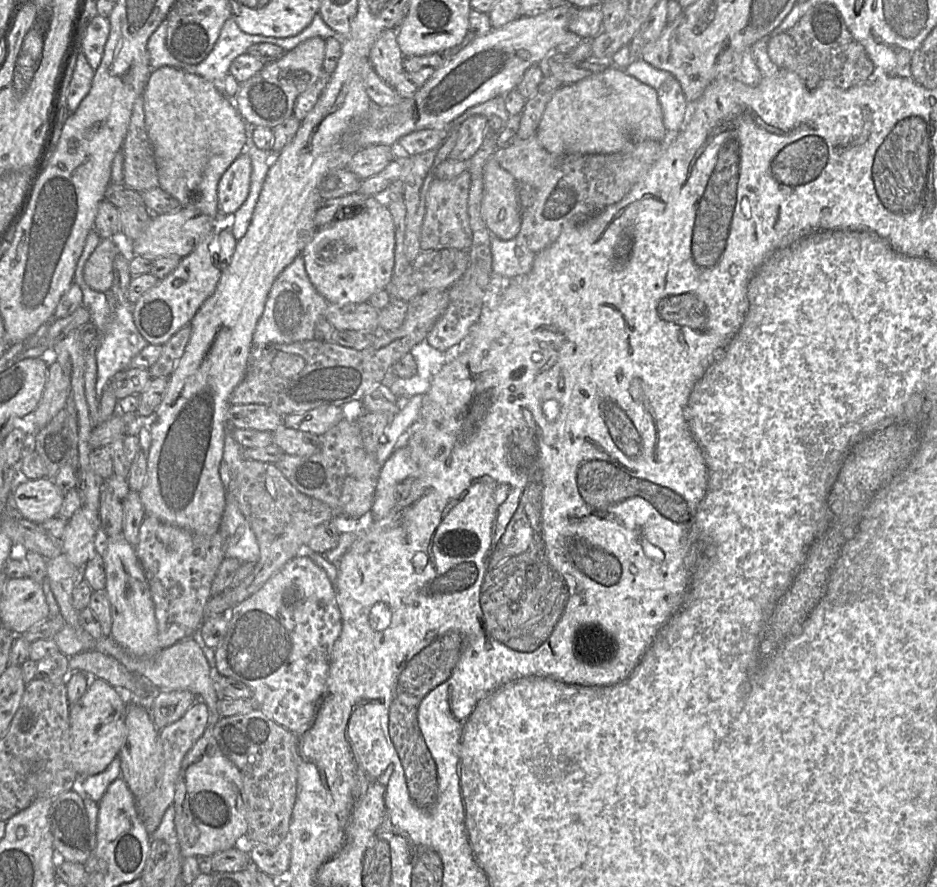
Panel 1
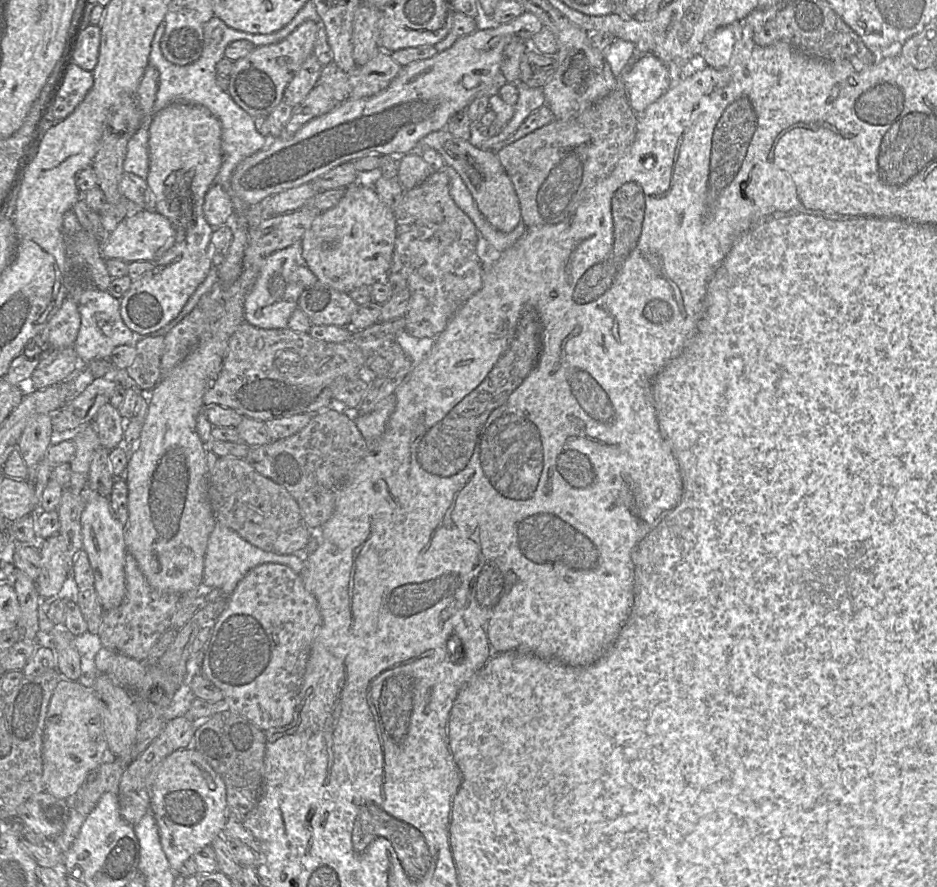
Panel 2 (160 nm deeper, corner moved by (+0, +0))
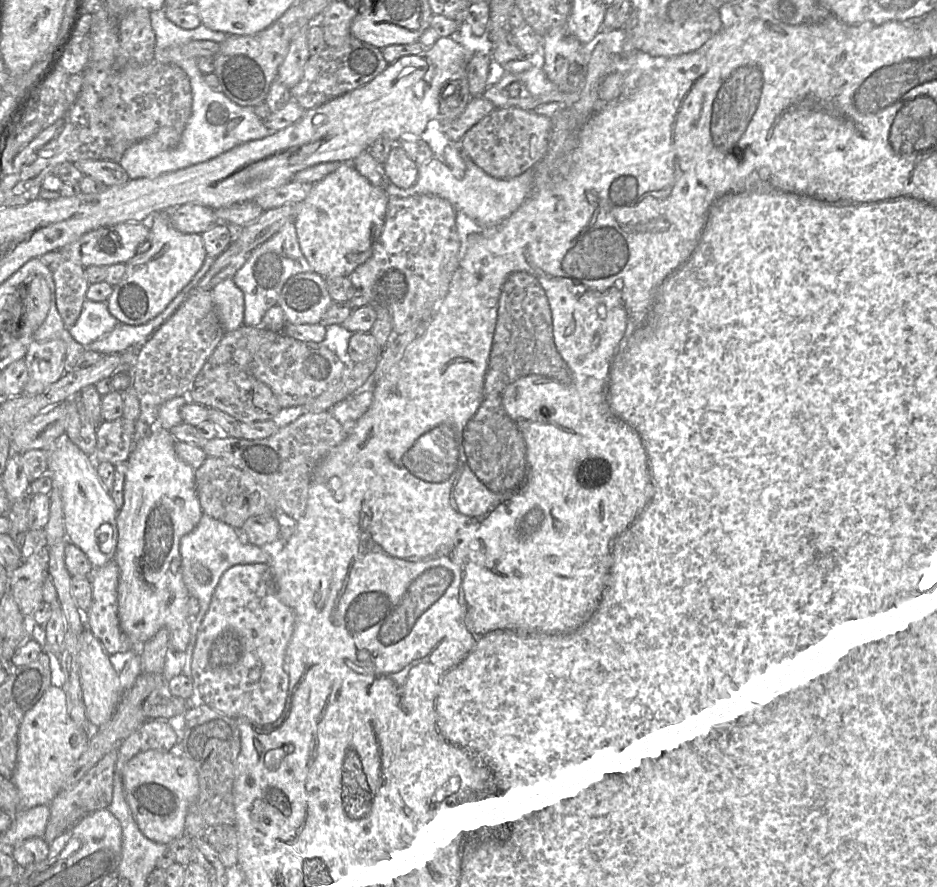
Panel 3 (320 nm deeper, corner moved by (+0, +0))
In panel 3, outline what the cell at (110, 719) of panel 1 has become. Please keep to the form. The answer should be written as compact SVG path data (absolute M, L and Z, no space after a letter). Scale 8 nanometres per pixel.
M51 685L40 700L23 717L18 731L16 767L12 781L19 793L18 810L27 810L38 805L49 805L62 791L64 781L88 746L90 735L97 731L91 722L88 731L77 725L70 717L67 696L62 687Z

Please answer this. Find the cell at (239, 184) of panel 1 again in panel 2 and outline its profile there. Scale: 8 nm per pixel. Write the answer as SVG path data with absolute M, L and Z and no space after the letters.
M214 183L204 197L203 211L213 228L229 223L234 213L230 193L221 184Z

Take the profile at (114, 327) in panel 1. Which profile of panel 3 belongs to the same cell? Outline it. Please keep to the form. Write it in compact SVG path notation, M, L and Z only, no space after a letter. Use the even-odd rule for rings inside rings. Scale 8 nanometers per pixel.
M85 299L82 312L69 331L77 342L87 347L93 341L112 331L118 323L117 318L110 313L107 302ZM91 315L97 315L99 319L91 320Z

